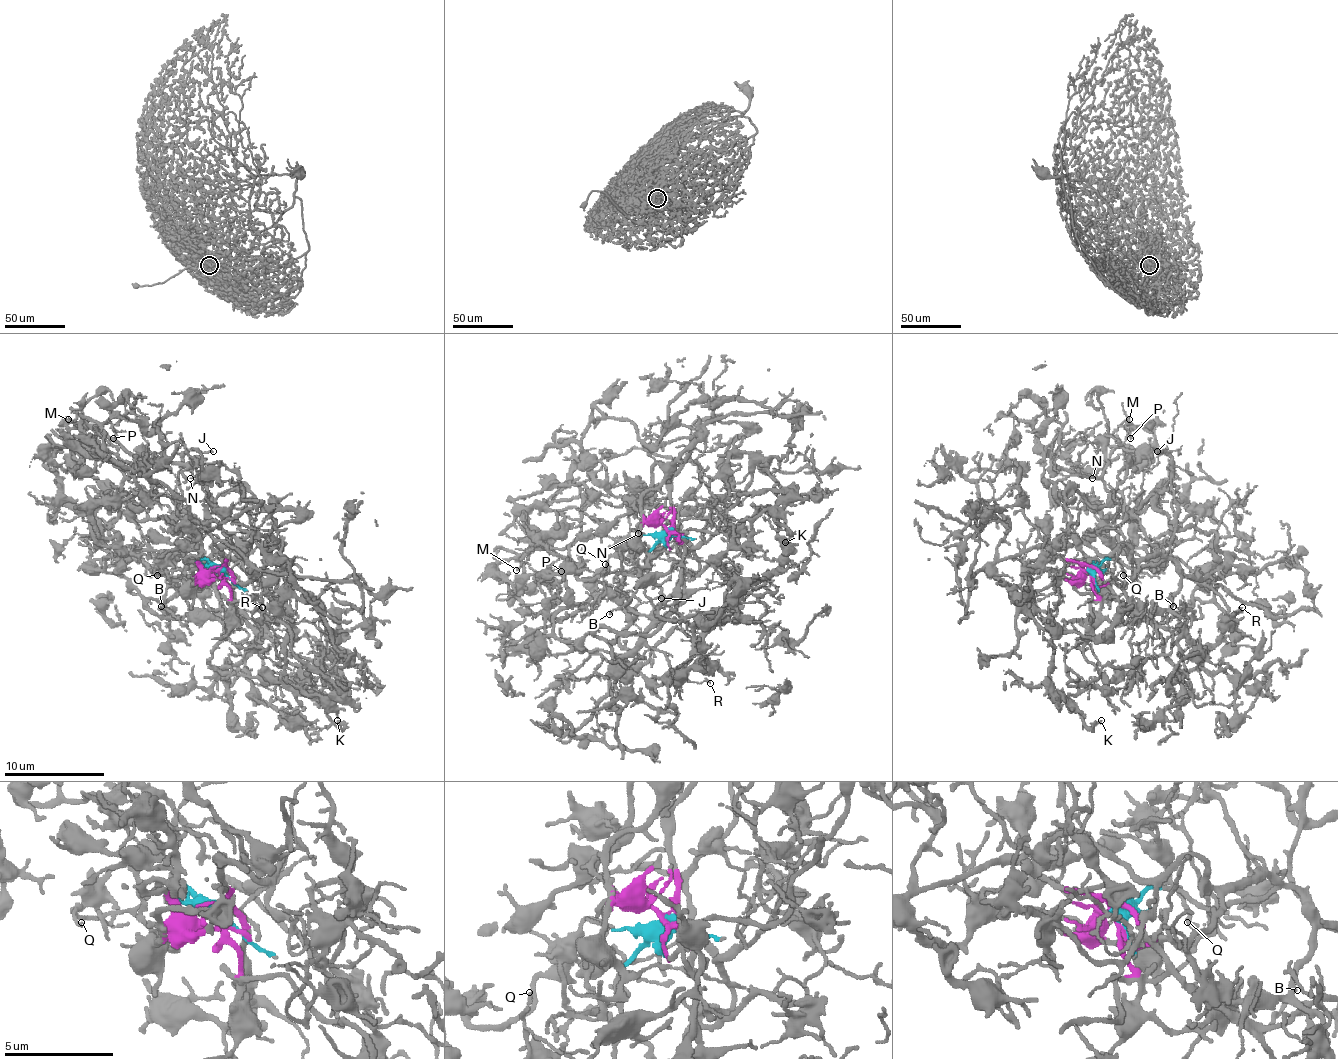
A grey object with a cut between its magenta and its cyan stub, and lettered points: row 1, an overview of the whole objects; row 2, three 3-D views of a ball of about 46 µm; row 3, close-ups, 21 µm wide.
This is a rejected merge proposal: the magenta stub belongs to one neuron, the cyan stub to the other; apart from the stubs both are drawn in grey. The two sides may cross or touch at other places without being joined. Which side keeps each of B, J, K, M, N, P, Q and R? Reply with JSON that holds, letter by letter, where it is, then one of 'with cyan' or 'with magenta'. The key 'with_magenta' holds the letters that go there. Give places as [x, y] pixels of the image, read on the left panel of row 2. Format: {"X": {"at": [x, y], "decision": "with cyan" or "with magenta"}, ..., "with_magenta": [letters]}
{"B": {"at": [161, 606], "decision": "with magenta"}, "J": {"at": [213, 451], "decision": "with cyan"}, "K": {"at": [337, 720], "decision": "with magenta"}, "M": {"at": [68, 419], "decision": "with cyan"}, "N": {"at": [190, 478], "decision": "with cyan"}, "P": {"at": [113, 438], "decision": "with cyan"}, "Q": {"at": [157, 575], "decision": "with cyan"}, "R": {"at": [262, 607], "decision": "with cyan"}, "with_magenta": ["B", "K"]}

